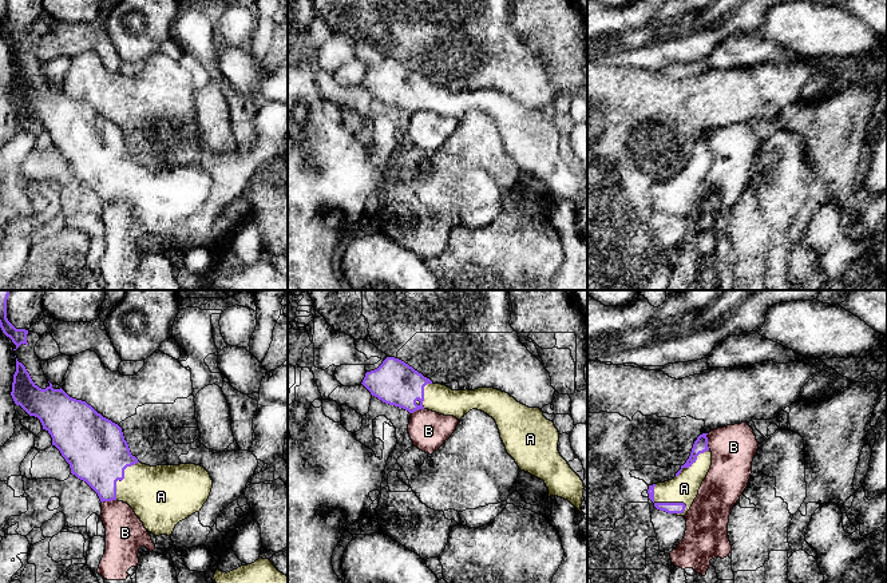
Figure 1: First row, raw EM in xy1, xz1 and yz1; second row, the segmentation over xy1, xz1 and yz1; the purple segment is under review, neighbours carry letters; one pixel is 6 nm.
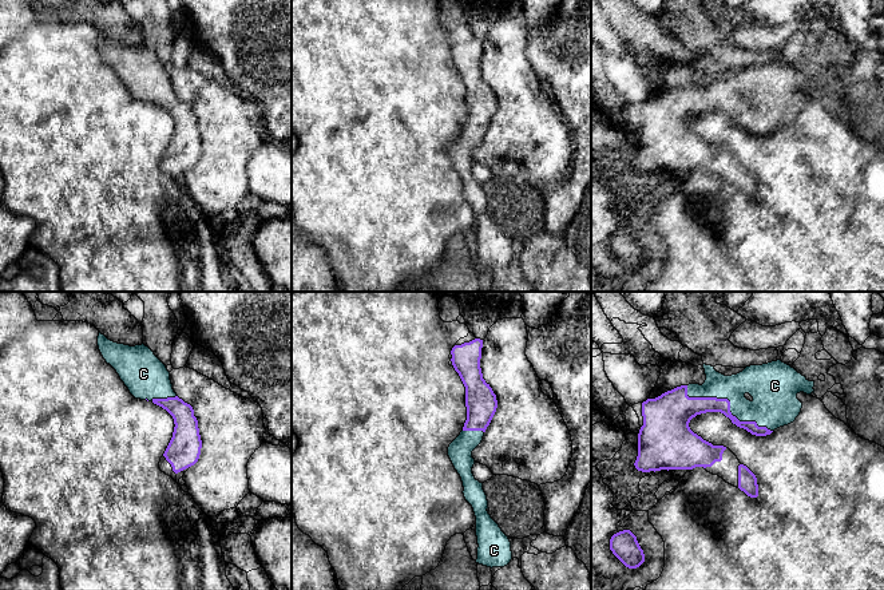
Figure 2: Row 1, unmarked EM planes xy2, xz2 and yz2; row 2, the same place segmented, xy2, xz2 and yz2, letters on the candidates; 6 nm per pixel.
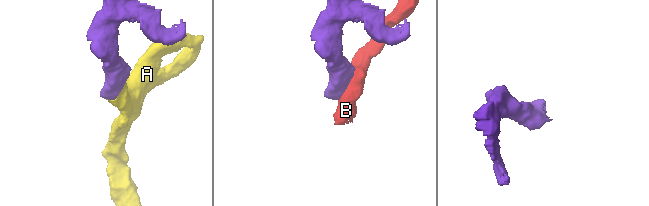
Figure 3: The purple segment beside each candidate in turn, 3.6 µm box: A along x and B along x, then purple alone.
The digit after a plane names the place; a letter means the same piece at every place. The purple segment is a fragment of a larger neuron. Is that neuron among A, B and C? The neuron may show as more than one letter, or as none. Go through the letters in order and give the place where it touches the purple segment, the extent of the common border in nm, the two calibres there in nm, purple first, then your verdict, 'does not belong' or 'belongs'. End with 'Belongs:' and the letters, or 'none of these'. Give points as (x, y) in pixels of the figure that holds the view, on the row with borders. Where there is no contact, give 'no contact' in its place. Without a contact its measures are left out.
A: yz1 (664, 503) | 240 nm | 60/170 nm | belongs
B: yz1 (707, 441) | 100 nm | 90/280 nm | does not belong
C: yz2 (729, 403) | 600 nm | 130/240 nm | belongs
Belongs: A, C

